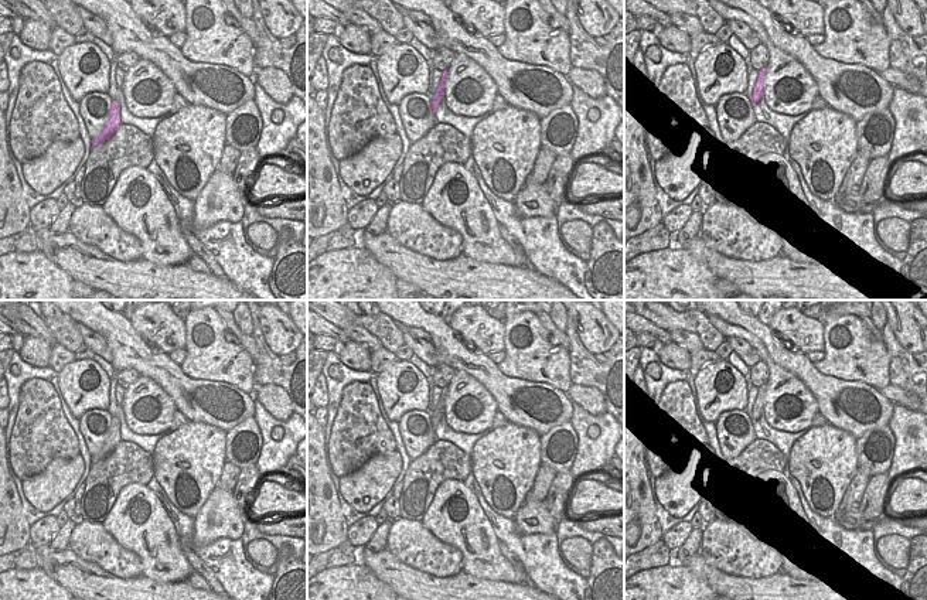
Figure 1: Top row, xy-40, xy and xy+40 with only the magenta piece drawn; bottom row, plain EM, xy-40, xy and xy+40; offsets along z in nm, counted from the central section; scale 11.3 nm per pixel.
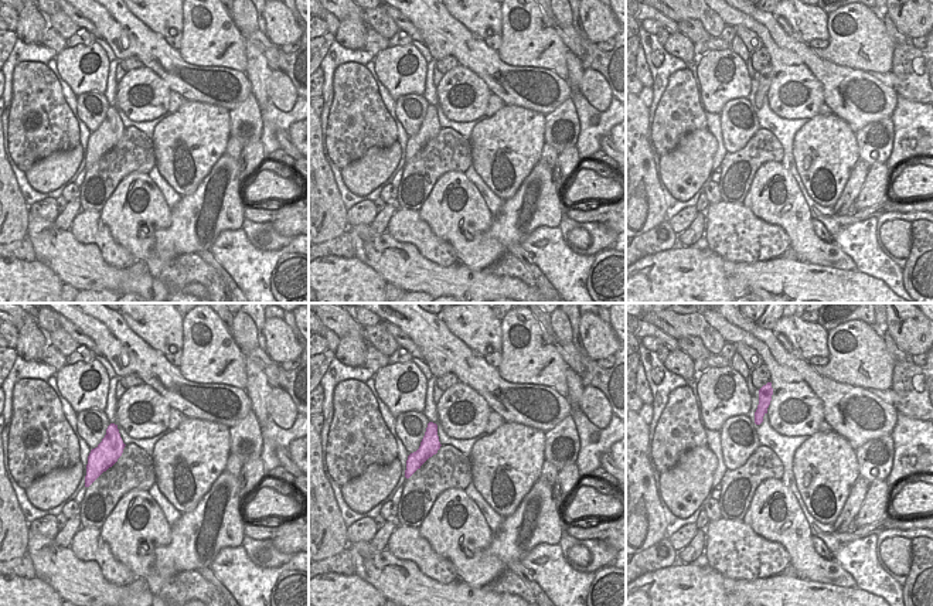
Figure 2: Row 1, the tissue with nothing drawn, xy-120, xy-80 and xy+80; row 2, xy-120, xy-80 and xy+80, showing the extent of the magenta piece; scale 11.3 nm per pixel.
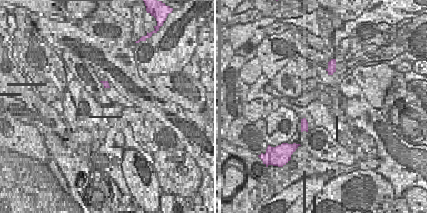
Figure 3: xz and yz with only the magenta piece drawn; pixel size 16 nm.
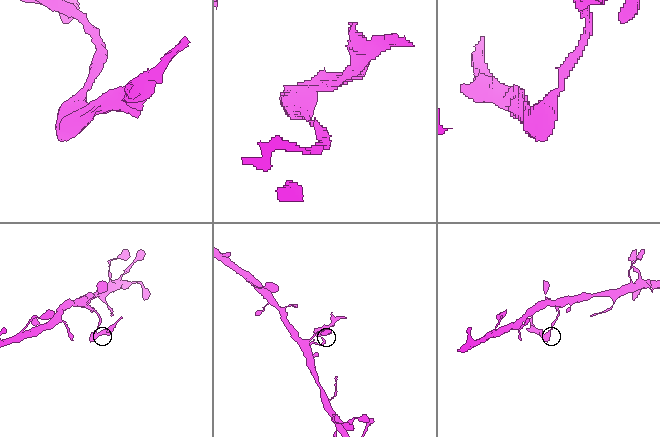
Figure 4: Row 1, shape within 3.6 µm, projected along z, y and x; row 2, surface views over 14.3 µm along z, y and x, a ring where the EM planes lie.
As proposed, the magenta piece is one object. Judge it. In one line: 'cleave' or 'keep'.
cleave

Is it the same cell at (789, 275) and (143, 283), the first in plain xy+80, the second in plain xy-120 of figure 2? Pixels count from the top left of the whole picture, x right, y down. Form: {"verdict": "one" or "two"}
{"verdict": "one"}

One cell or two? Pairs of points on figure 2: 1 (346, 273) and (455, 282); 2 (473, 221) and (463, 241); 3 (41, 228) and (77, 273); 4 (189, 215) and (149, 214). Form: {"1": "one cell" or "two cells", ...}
{"1": "two cells", "2": "one cell", "3": "one cell", "4": "two cells"}

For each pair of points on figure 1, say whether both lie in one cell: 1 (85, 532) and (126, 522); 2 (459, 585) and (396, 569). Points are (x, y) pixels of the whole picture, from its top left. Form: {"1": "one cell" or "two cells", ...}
{"1": "two cells", "2": "one cell"}

